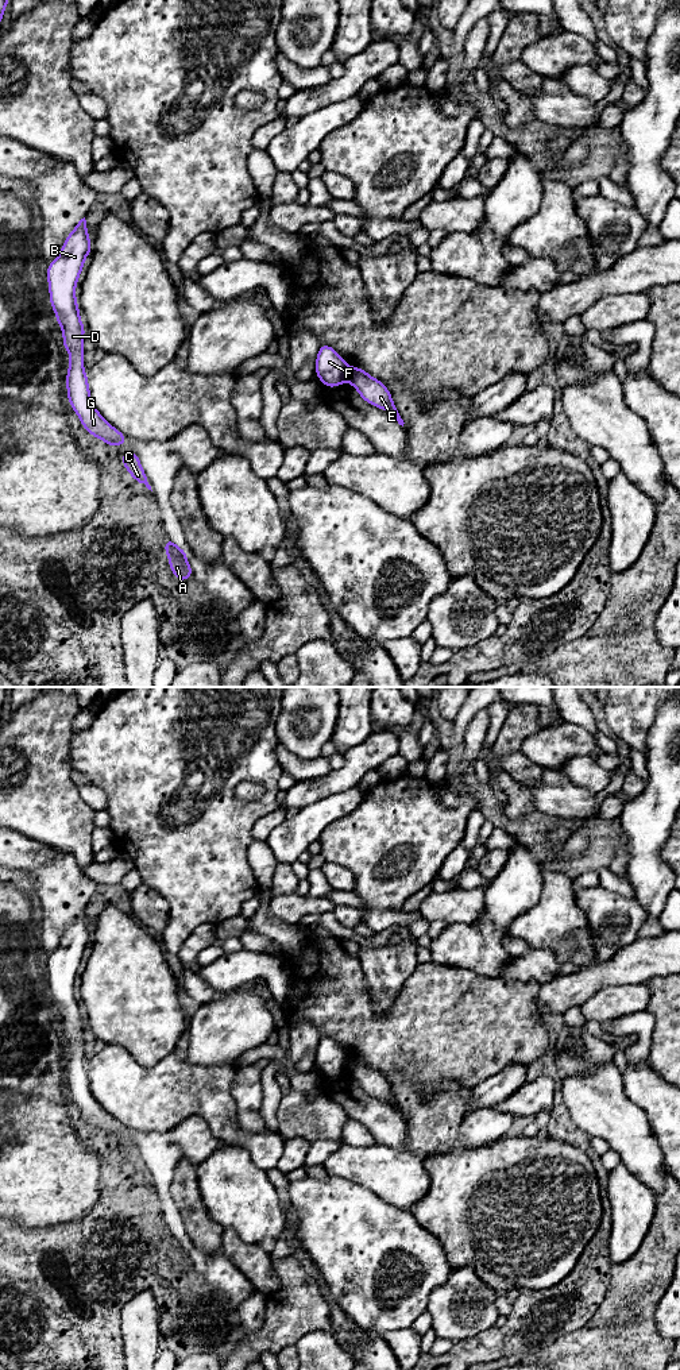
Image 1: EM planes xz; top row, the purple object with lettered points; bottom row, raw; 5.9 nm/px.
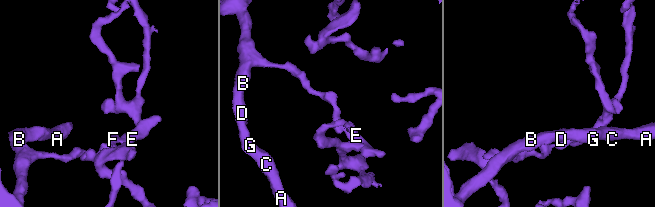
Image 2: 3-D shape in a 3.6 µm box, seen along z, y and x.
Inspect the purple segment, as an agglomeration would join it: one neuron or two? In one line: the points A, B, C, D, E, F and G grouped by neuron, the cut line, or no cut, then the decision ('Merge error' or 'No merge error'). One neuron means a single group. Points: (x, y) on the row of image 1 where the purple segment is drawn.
Groups: A B C D F G / E. Split along xz (348, 367), (346, 378). Merge error

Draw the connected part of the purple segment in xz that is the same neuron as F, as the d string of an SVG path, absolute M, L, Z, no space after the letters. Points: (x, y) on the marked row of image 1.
M321 344L316 359L316 375L327 387L343 385L347 379L348 366L335 348Z

